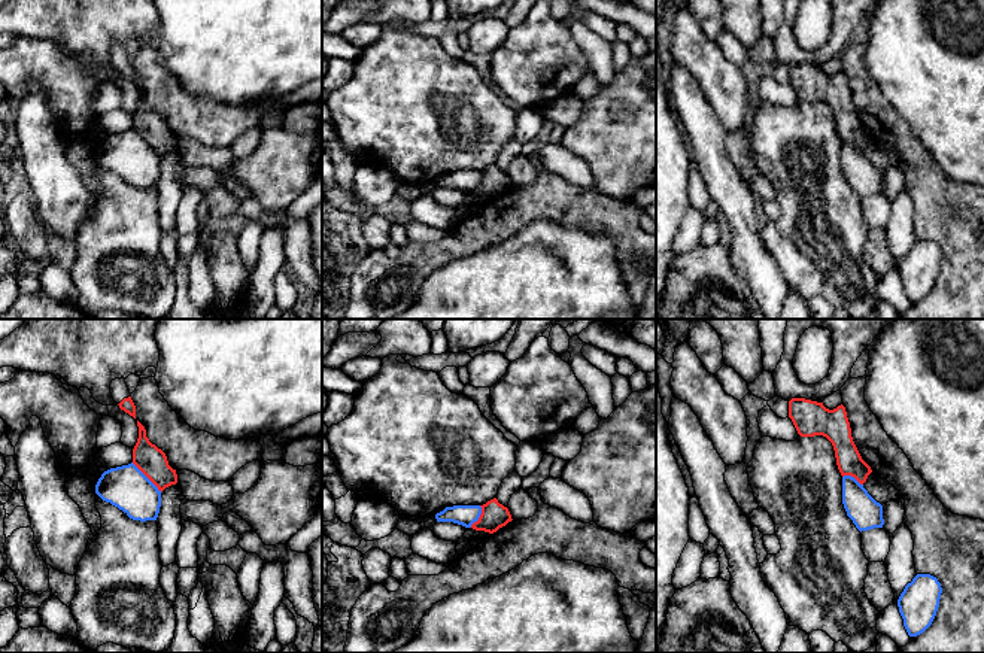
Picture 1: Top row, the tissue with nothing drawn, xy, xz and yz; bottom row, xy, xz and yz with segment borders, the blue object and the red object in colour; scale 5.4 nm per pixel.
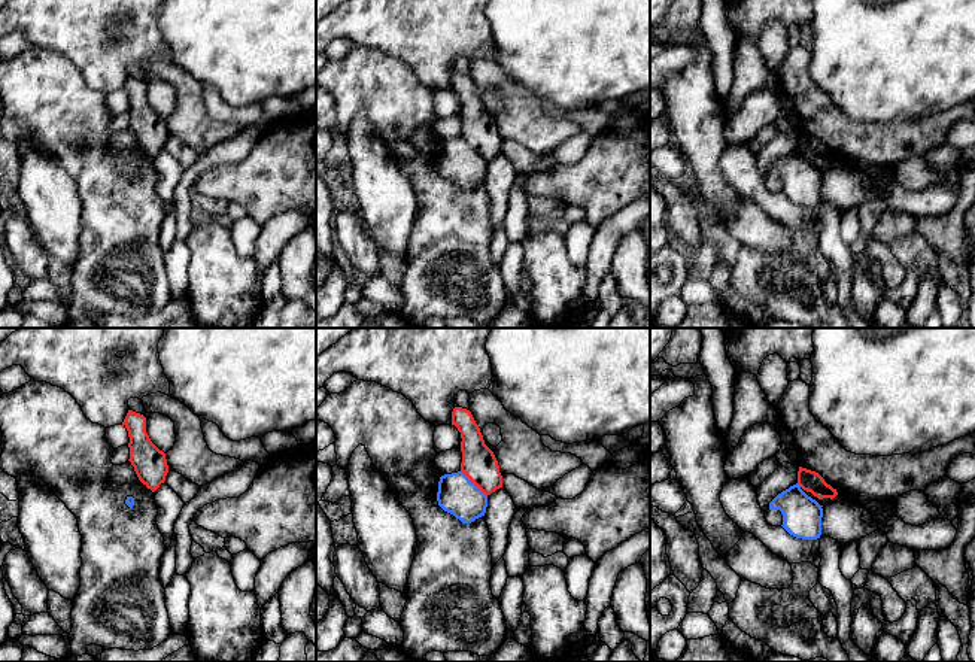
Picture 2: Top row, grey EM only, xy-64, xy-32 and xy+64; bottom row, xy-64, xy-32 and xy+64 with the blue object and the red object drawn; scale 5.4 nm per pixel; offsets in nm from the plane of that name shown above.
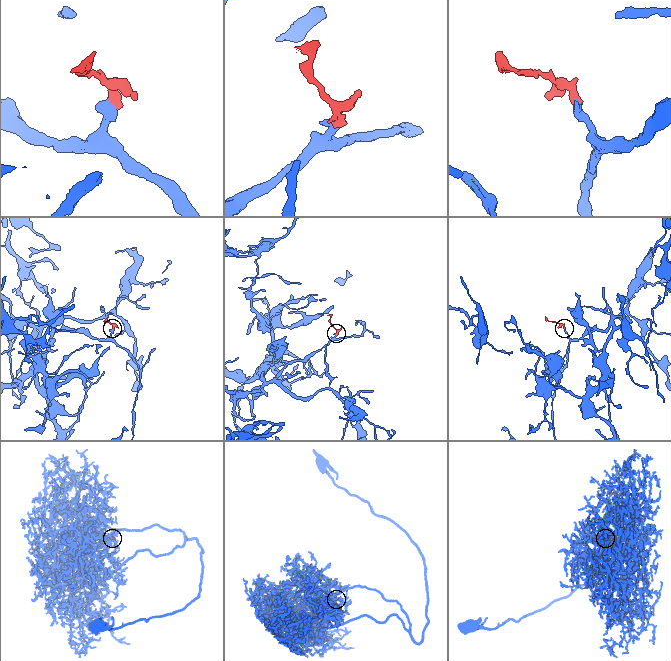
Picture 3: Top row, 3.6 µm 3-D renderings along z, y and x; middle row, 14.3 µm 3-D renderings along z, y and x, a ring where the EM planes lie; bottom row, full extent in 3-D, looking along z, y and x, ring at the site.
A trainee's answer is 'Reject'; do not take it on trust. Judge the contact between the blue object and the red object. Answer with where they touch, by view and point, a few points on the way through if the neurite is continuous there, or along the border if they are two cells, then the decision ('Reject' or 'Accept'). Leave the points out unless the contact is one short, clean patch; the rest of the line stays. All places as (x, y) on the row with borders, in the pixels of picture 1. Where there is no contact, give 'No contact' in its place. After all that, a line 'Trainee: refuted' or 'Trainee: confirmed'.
Touches blue at xy (145, 476). Boundary: xy (131, 462), (161, 491). Reject
Trainee: confirmed

